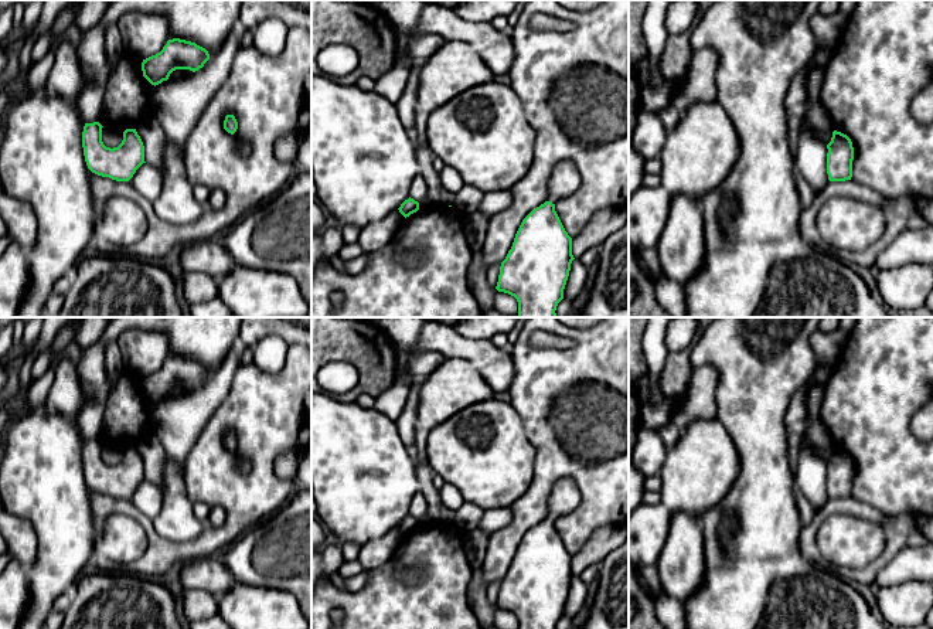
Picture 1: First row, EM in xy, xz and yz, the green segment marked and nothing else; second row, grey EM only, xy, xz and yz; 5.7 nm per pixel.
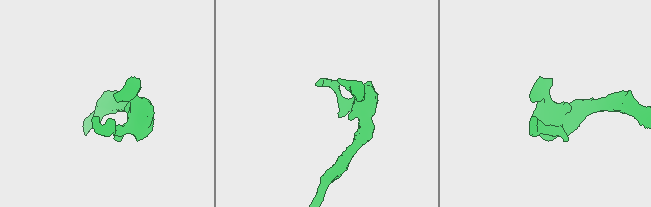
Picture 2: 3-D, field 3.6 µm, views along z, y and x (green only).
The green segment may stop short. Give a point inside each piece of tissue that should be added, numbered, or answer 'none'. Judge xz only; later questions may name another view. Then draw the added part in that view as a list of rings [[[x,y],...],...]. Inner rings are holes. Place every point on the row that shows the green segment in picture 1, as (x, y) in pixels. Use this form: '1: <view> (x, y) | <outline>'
none

